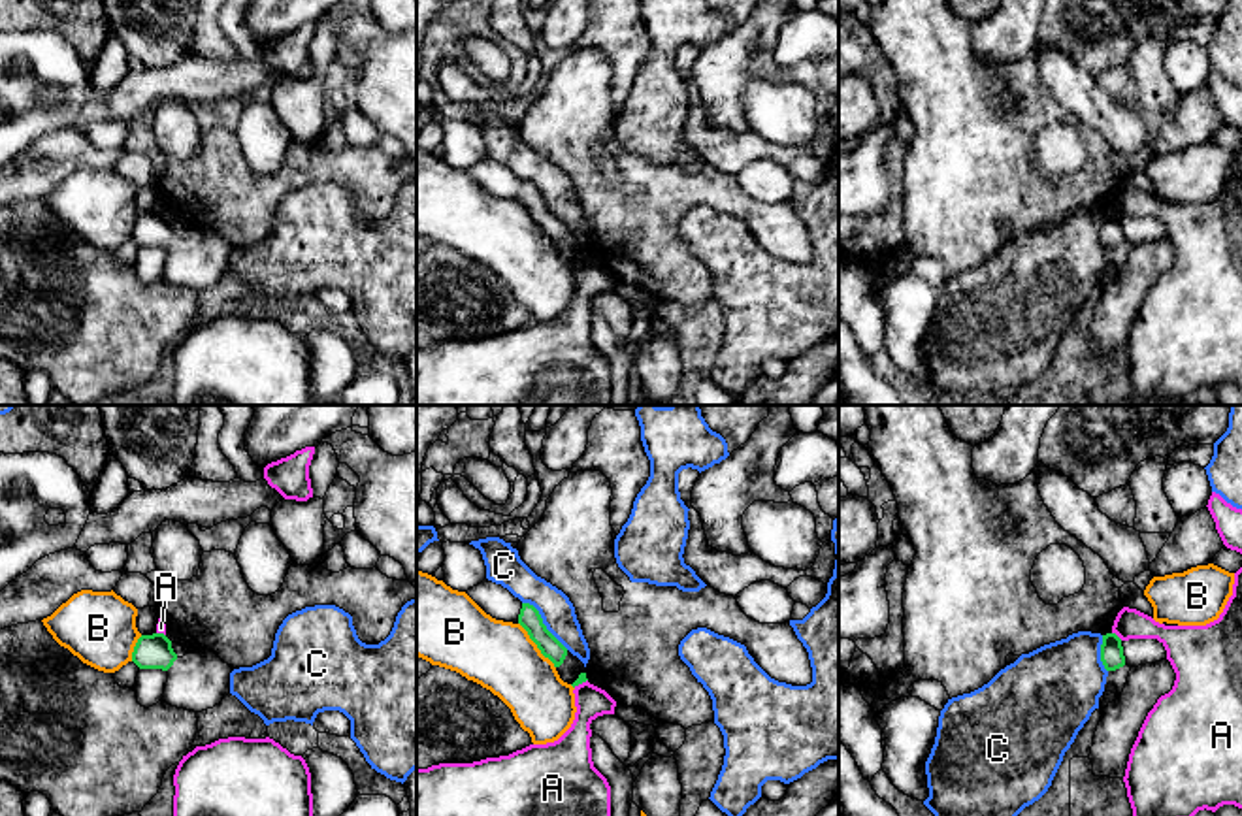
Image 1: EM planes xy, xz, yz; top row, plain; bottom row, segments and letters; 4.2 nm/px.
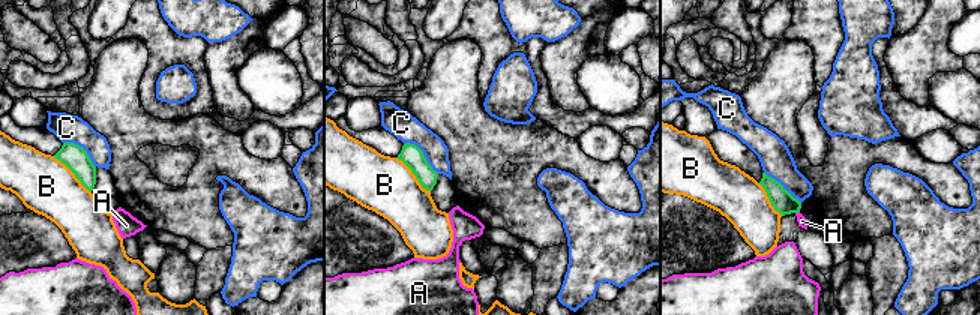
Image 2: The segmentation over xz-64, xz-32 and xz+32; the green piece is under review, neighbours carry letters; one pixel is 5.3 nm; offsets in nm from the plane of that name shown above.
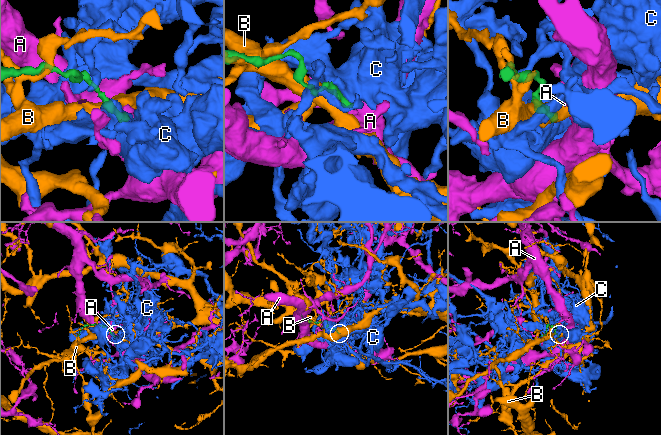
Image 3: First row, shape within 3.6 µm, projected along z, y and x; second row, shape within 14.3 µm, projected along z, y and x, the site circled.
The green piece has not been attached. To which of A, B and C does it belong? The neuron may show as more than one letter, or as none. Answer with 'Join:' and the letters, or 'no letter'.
Join: no letter

